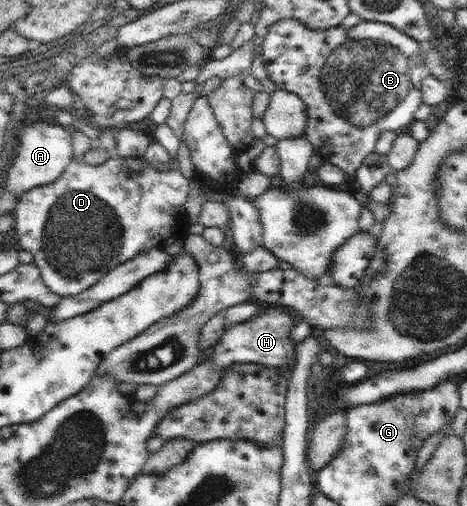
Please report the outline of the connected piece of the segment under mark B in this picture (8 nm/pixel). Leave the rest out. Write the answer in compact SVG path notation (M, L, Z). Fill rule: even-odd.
M292 17L282 18L268 26L262 42L262 61L277 89L300 96L308 117L305 139L324 163L342 169L352 191L356 189L356 169L369 153L374 152L382 133L407 132L415 122L414 113L422 105L422 81L430 75L416 39L388 23L372 20L361 20L348 30L340 24L324 30L312 30Z

